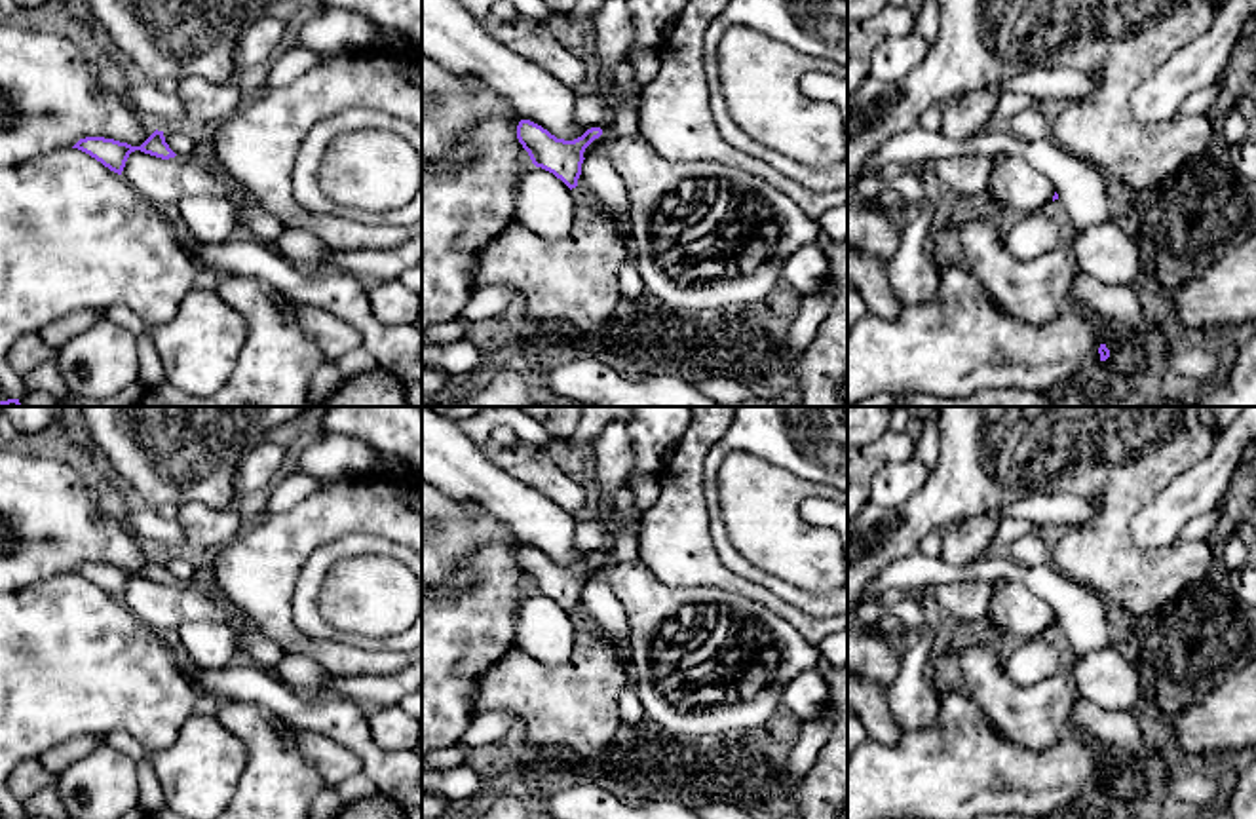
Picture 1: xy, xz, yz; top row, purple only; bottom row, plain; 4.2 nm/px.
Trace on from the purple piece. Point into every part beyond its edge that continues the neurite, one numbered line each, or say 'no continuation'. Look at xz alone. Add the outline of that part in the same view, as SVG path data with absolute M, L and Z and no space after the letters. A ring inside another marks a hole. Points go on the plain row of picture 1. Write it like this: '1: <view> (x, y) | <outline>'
1: xz (626, 550) | M625 524L618 542L600 562L635 562L638 561L638 532L640 524Z

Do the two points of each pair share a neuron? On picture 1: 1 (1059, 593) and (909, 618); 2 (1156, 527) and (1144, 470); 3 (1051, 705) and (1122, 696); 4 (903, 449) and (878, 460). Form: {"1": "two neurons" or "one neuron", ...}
{"1": "two neurons", "2": "two neurons", "3": "two neurons", "4": "one neuron"}

